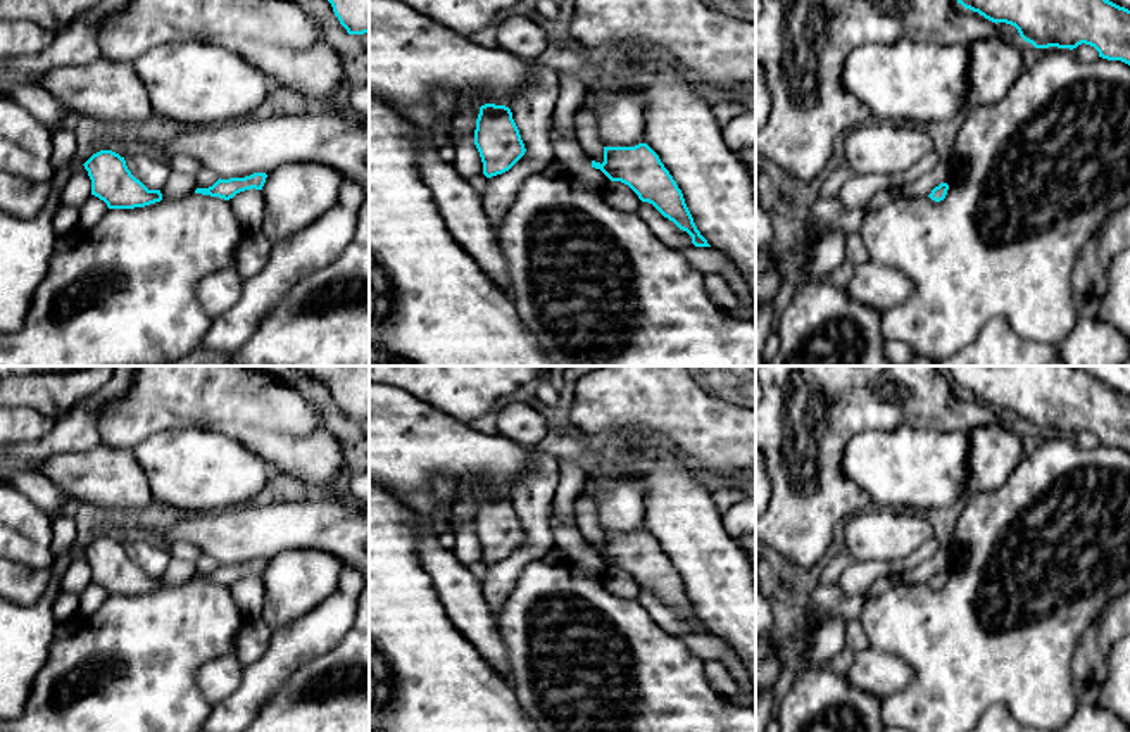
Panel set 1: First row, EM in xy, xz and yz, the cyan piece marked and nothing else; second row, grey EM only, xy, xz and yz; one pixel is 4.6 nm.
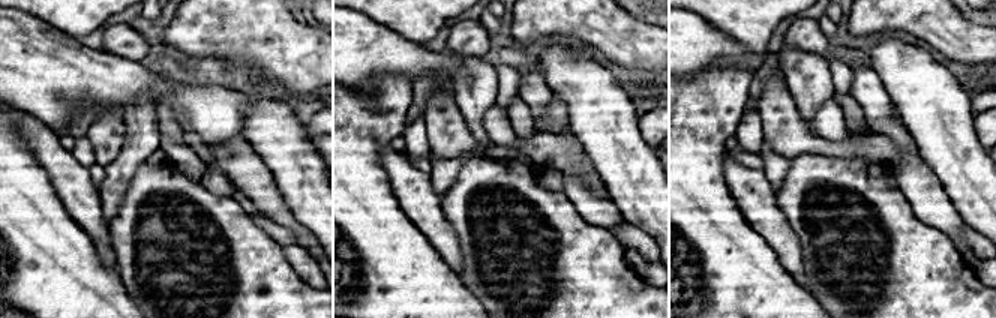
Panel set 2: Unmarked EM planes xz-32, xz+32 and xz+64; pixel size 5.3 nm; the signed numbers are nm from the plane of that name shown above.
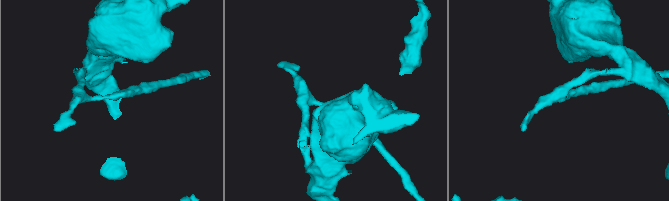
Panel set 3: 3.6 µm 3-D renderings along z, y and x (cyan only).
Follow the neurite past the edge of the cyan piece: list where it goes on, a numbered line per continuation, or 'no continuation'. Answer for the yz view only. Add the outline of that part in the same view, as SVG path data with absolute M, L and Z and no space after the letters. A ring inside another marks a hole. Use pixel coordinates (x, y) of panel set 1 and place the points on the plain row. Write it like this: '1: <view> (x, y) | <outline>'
no continuation

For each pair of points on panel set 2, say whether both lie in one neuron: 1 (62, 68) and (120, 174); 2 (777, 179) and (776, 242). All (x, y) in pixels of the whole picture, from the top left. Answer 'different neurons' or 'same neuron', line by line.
1: different neurons
2: different neurons

